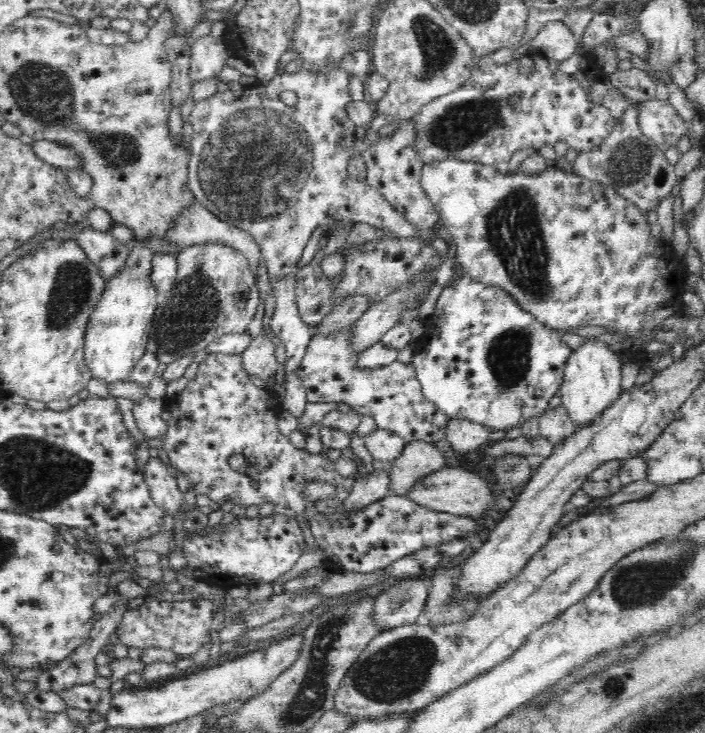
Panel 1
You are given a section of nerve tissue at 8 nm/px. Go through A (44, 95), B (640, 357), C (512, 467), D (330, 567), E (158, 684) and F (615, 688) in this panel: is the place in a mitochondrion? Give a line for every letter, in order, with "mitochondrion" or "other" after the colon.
A: mitochondrion
B: other
C: mitochondrion
D: other
E: other
F: other

